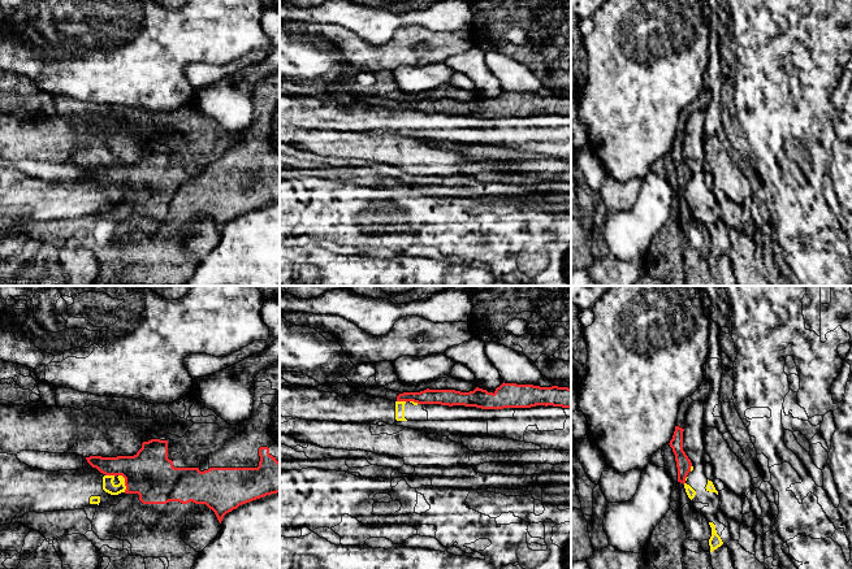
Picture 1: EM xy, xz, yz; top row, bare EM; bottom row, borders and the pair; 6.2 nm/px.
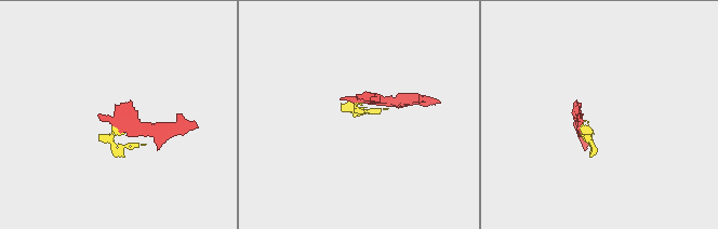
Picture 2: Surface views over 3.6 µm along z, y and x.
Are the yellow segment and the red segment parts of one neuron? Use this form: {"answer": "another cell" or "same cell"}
{"answer": "another cell"}

